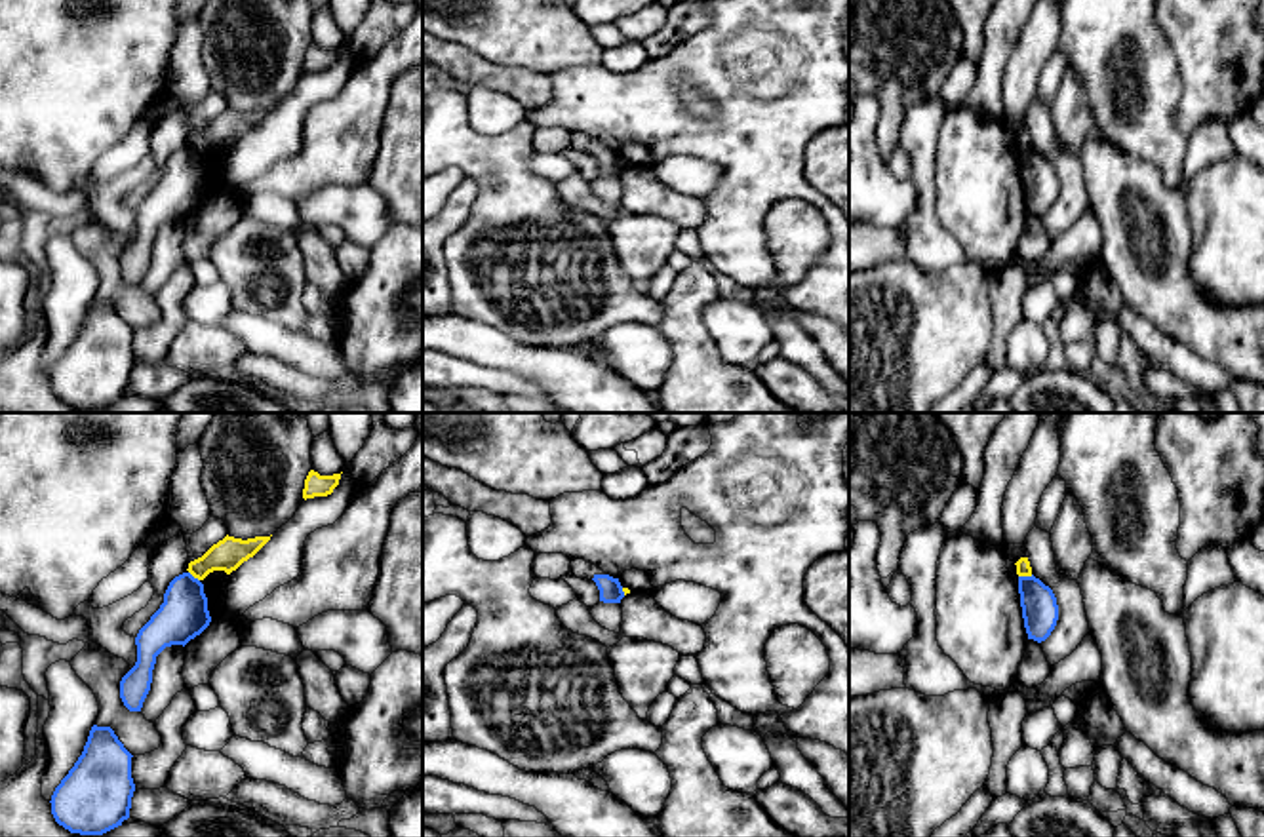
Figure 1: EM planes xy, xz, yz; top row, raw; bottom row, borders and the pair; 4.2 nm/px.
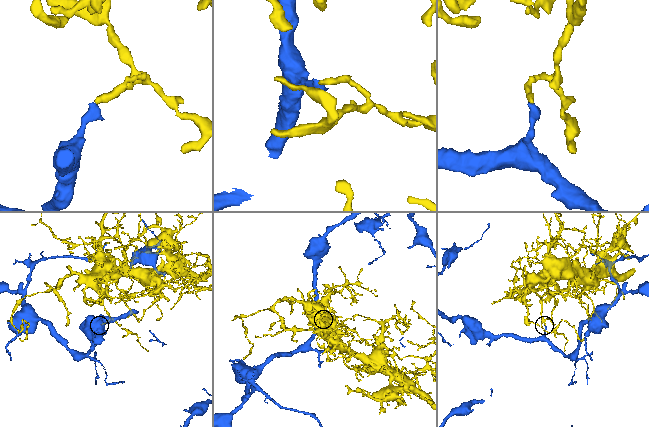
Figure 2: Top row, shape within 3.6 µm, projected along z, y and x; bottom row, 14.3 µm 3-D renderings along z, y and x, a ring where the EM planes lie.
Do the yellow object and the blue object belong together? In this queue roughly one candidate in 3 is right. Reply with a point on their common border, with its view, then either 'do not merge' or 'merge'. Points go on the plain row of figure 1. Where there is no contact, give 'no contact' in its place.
yz (1025, 149) | do not merge

